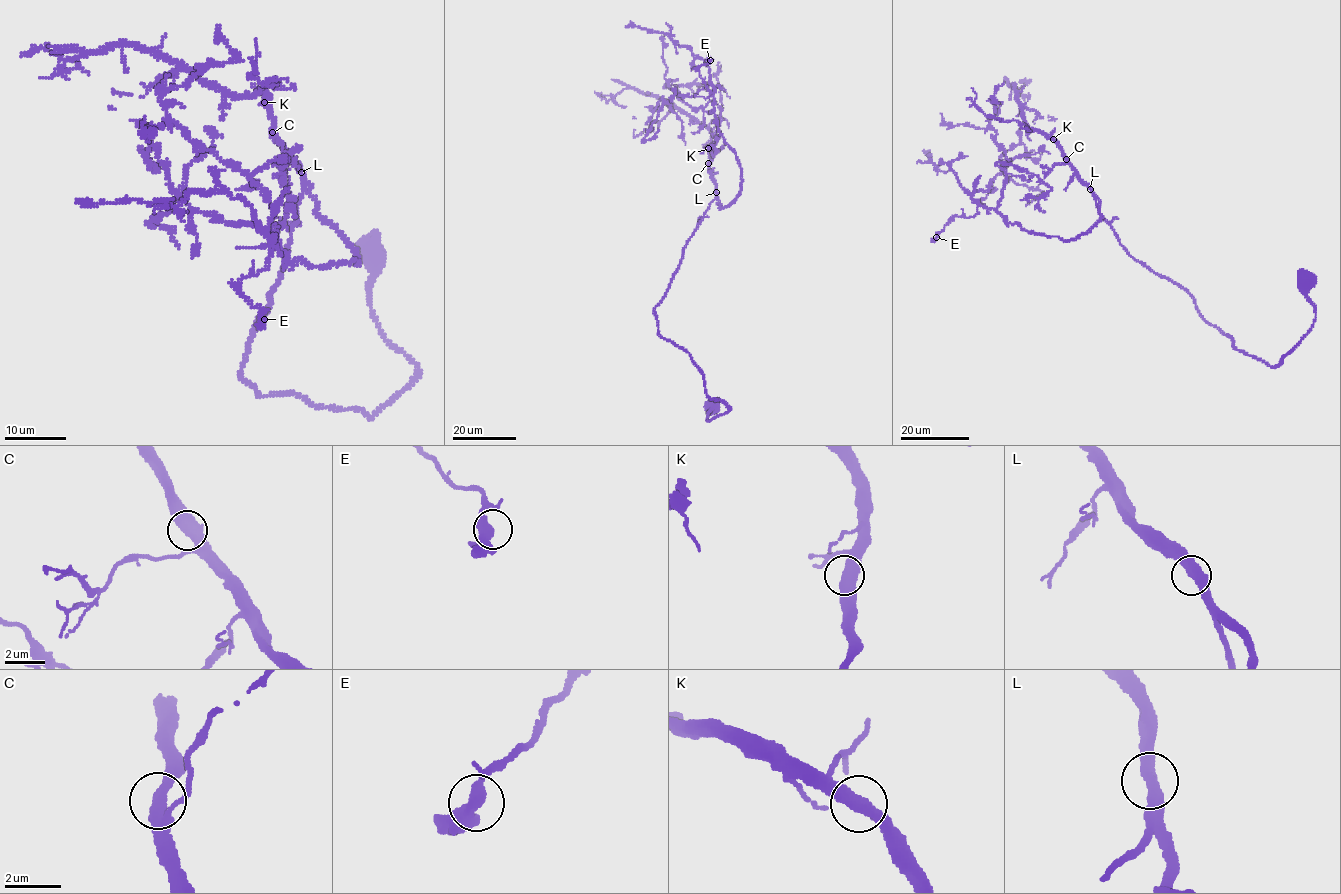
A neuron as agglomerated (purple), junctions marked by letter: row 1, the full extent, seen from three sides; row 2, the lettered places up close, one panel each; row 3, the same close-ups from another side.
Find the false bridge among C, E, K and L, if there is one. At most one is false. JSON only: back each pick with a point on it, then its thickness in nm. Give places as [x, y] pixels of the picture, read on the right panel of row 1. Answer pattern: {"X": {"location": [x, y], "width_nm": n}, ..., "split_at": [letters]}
{"split_at": []}

